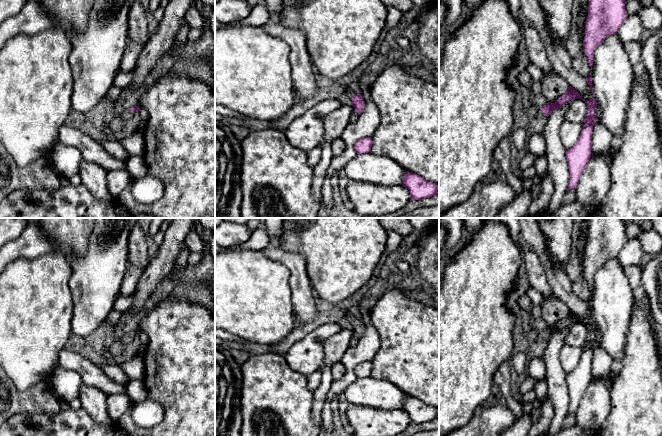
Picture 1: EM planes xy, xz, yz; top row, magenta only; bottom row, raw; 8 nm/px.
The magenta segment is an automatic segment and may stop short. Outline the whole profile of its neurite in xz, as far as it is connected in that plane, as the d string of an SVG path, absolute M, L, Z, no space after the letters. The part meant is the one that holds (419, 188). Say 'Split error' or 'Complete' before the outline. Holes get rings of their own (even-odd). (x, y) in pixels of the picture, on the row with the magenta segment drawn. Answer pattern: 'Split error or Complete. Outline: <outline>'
Complete. Outline: M409 171L403 177L402 185L409 190L412 200L423 200L439 194L439 184L431 183Z

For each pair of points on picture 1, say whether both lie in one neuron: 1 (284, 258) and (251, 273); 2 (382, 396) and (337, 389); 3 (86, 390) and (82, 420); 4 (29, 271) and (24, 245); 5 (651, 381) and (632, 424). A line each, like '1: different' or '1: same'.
1: different
2: different
3: different
4: different
5: same

